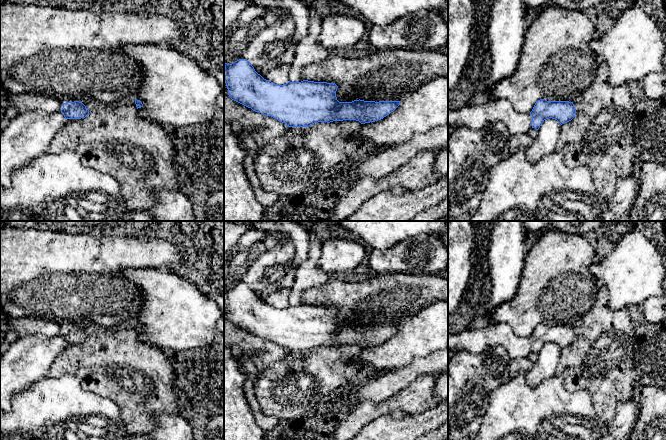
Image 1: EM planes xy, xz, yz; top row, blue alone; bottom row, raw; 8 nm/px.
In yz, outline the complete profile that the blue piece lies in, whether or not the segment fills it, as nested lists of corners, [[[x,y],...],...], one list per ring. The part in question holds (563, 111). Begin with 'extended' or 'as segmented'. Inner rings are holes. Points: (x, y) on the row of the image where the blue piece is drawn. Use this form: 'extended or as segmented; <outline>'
as segmented; [[[540,99],[536,101],[530,114],[532,116],[531,126],[538,130],[549,118],[557,120],[561,125],[571,121],[576,115],[576,110],[573,102]]]

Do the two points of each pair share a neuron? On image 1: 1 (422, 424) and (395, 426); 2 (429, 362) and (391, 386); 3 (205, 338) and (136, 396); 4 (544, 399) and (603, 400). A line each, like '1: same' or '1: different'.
1: same
2: same
3: different
4: different

